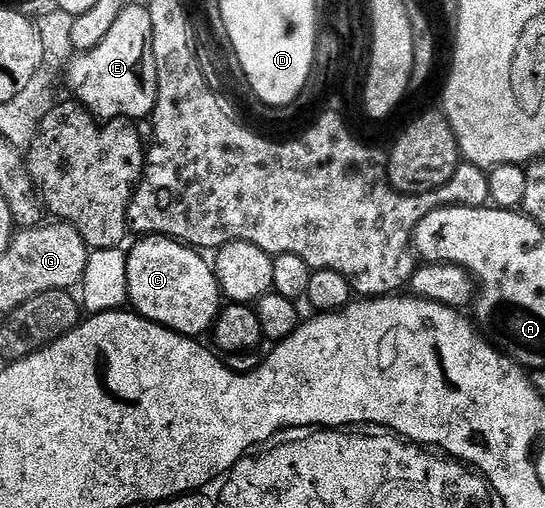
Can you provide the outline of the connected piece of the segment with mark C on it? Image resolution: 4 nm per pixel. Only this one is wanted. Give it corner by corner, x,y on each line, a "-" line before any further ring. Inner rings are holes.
145,235
132,250
127,253
126,282
128,283
128,299
131,311
141,316
143,320
149,320
152,324
158,324
175,332
177,336
200,338
216,323
217,316
222,311
222,297
220,287
216,281
216,274
211,263
203,260
197,249
189,248
181,244
179,240
169,240
167,236

